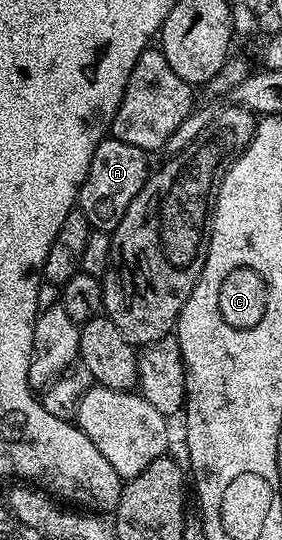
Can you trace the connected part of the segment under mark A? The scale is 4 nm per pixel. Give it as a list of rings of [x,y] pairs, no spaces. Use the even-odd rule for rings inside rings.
[[[111,135],[98,143],[98,151],[94,151],[94,159],[90,159],[90,171],[86,171],[86,179],[82,183],[78,198],[78,208],[82,215],[86,215],[93,230],[111,234],[112,230],[118,227],[118,223],[122,223],[126,207],[134,203],[138,191],[142,191],[142,187],[148,182],[148,157],[145,150],[130,143],[122,143]]]

